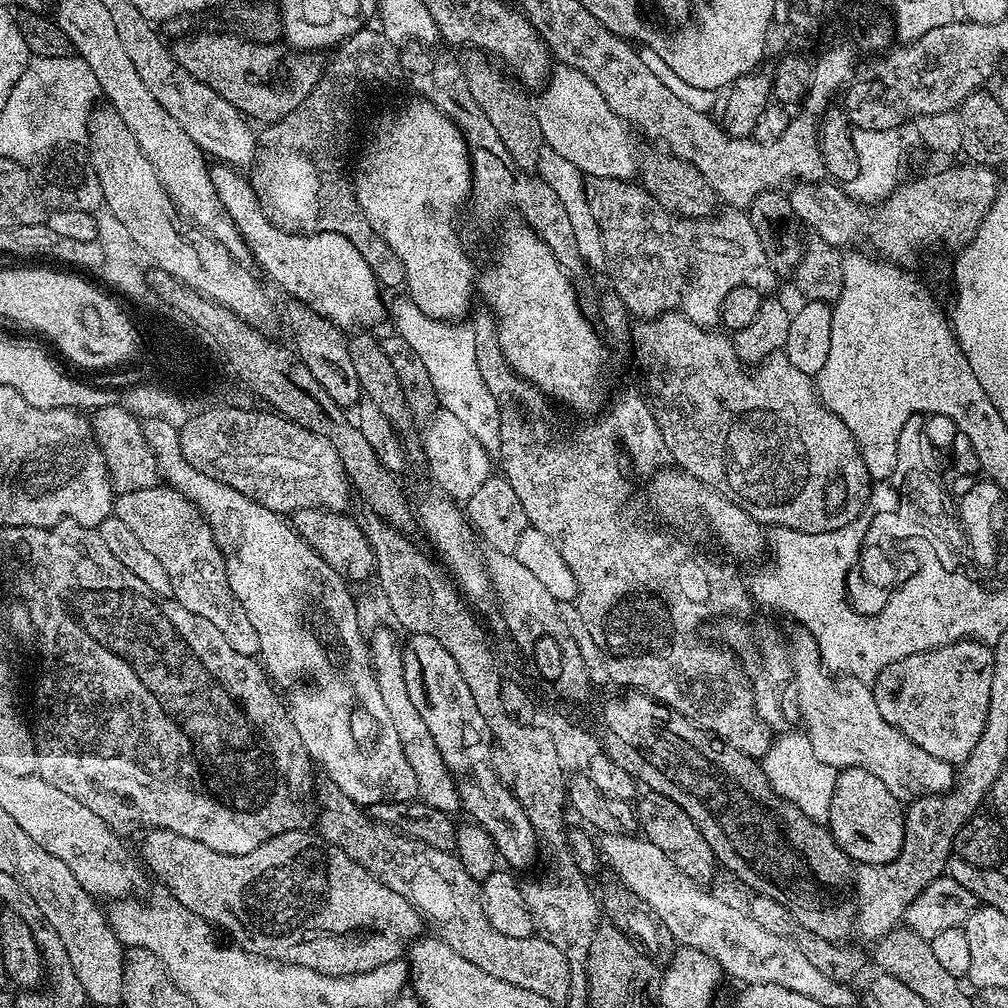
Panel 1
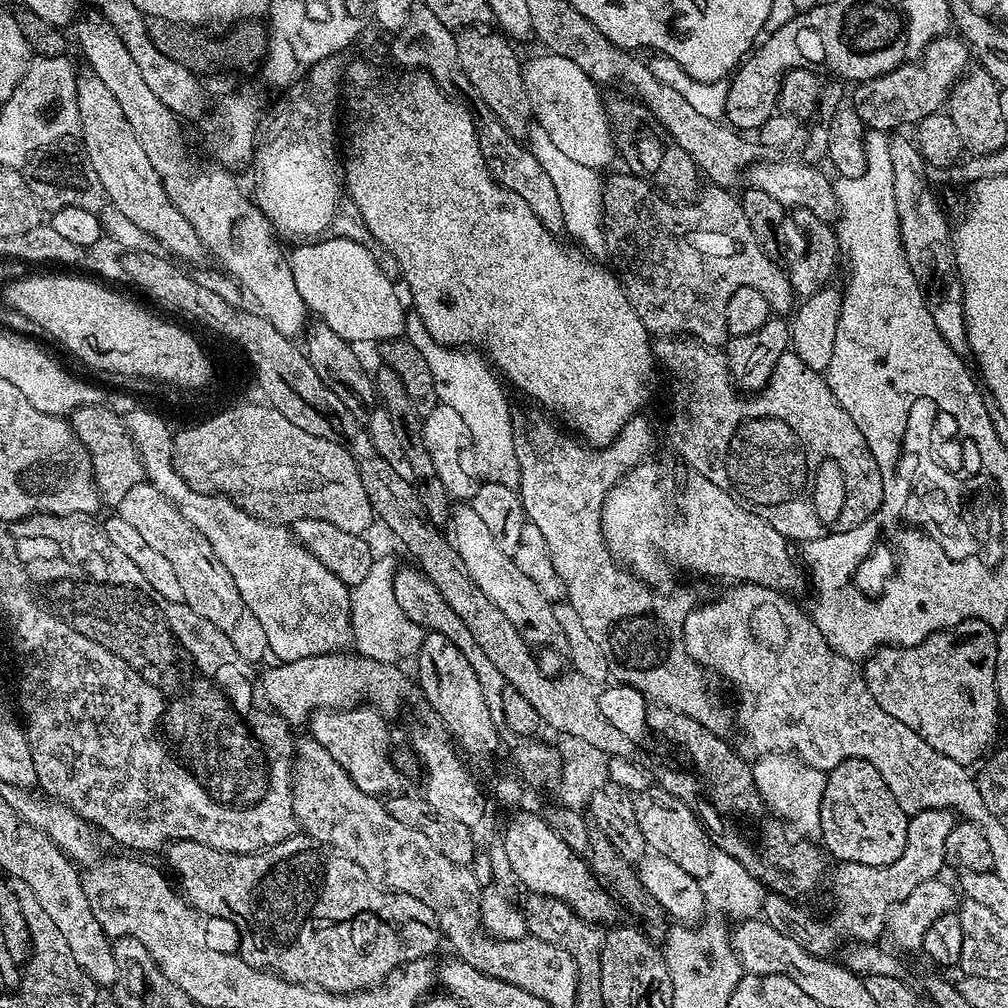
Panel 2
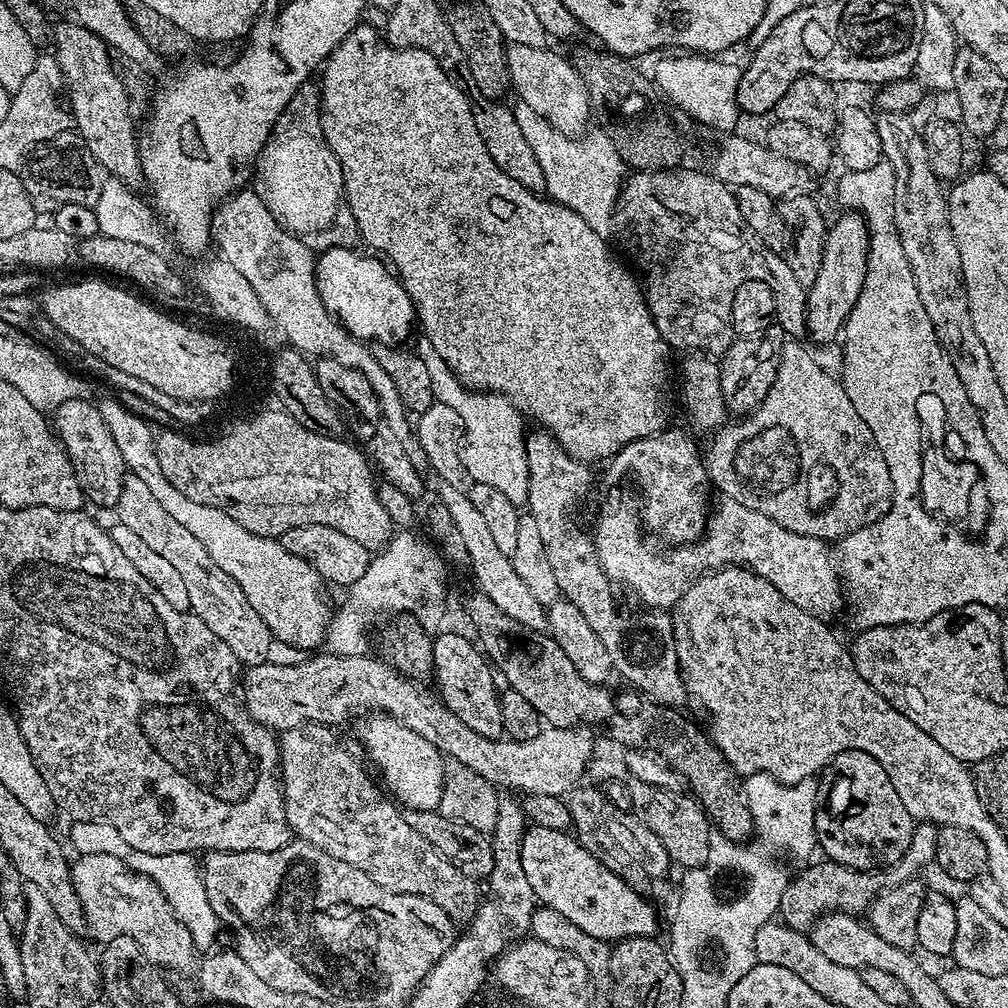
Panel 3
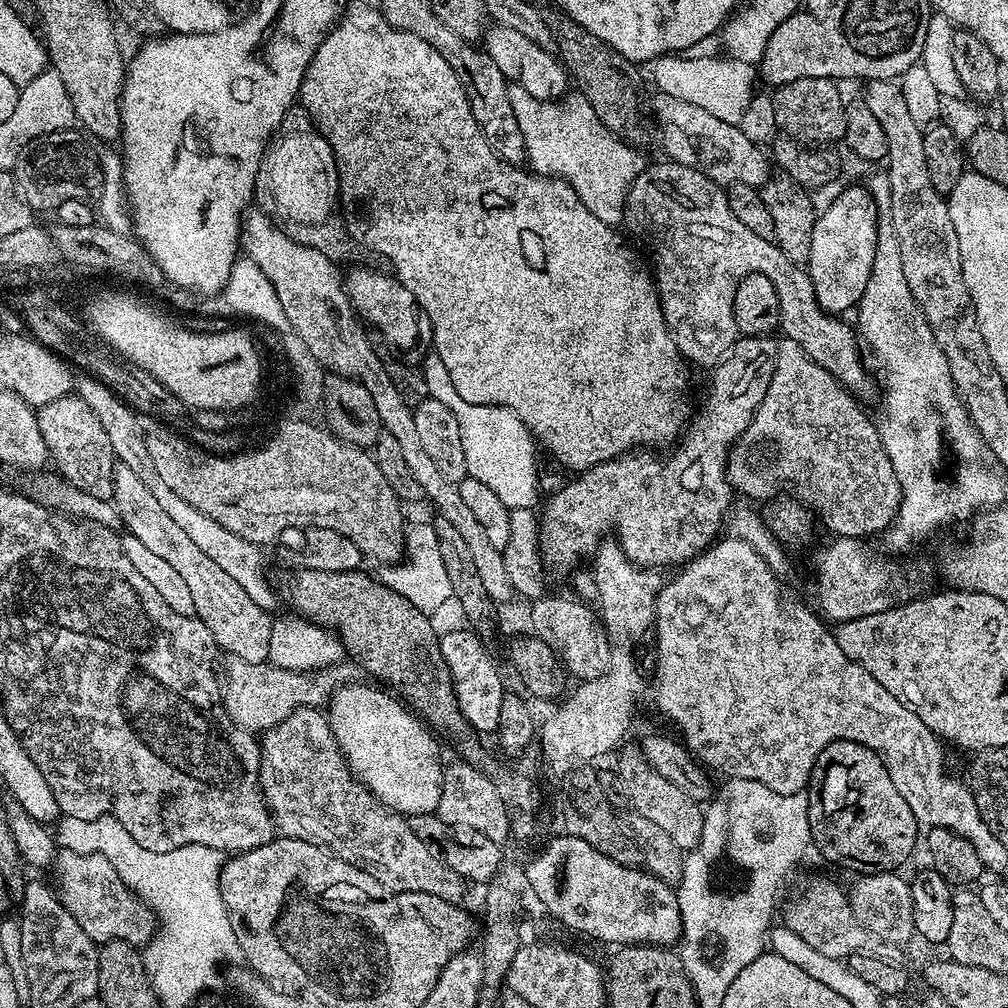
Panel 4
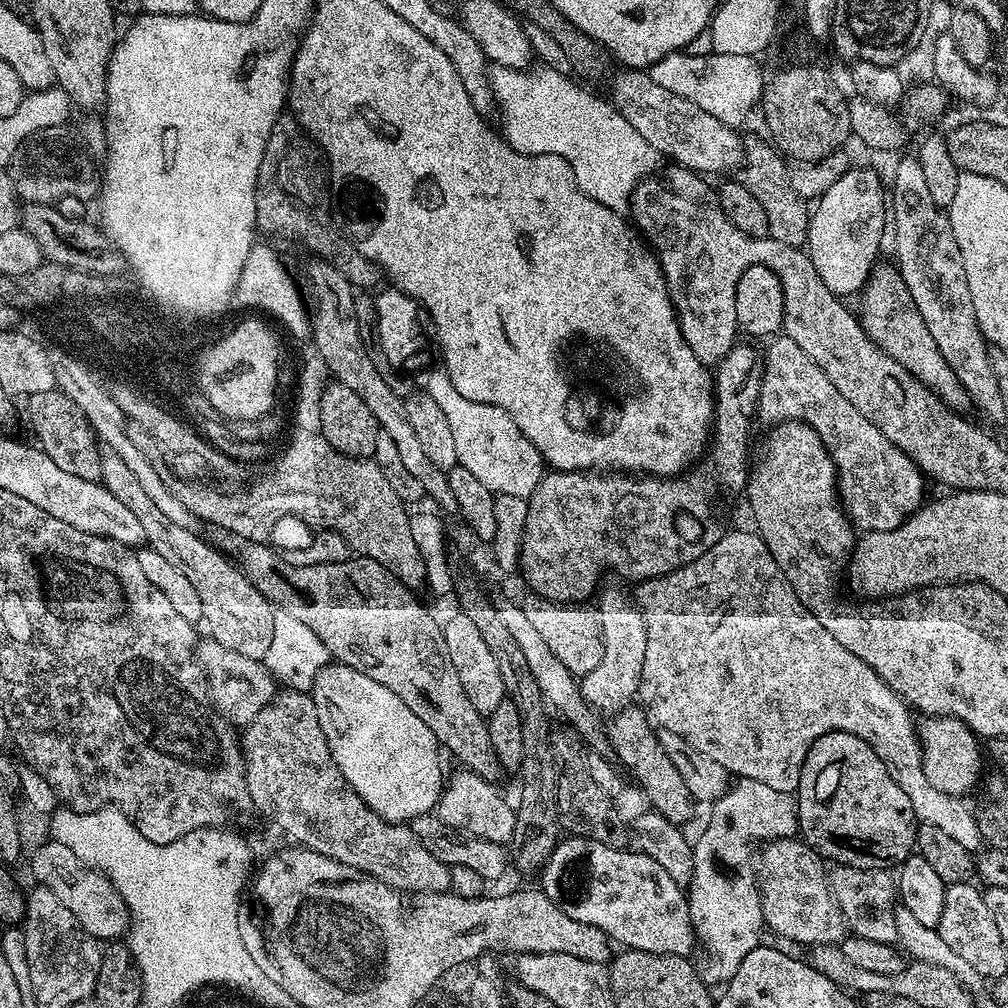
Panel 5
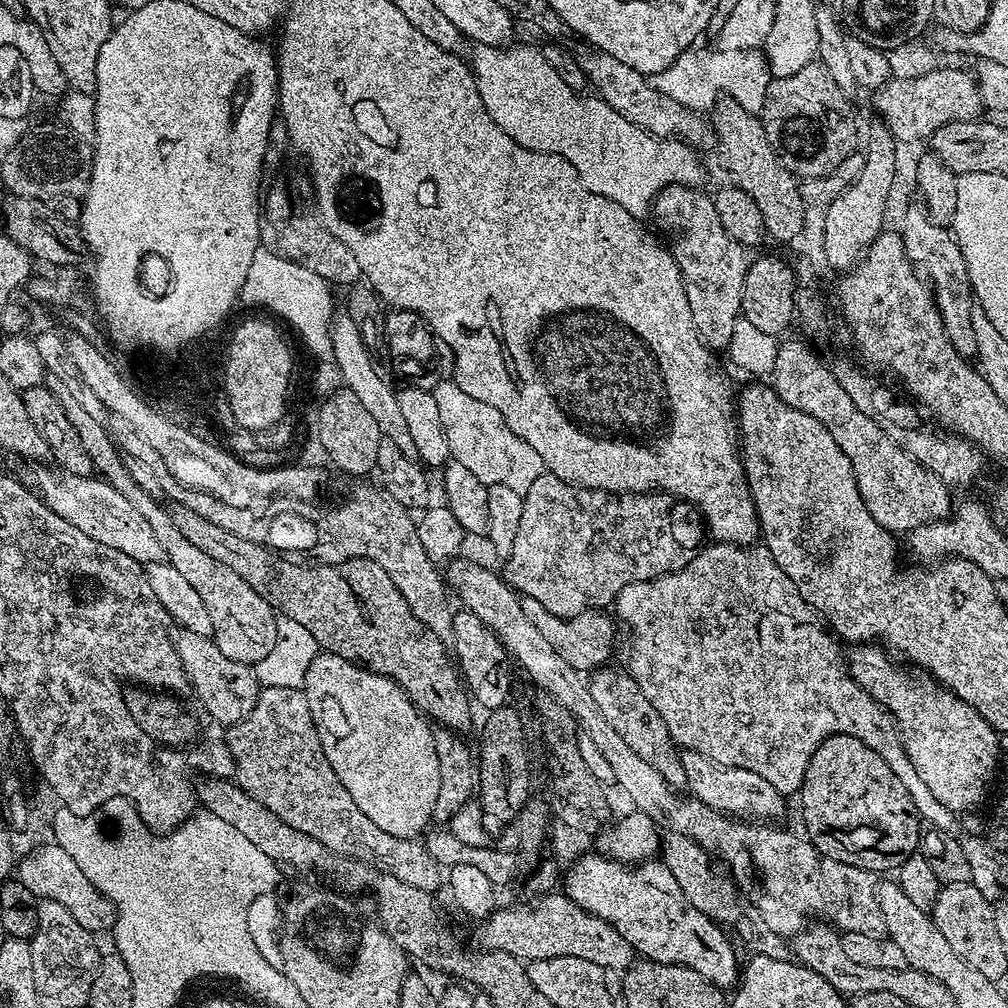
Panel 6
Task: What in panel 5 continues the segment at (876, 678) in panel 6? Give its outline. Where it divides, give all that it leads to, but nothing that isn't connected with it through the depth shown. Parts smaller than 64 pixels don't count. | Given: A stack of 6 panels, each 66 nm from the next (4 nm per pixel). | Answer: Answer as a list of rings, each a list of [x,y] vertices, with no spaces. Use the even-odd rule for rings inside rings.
[[[924,716],[918,724],[918,735],[926,778],[930,778],[930,786],[934,786],[934,790],[942,790],[942,794],[947,796],[964,798],[972,787],[975,789],[981,783],[982,740],[961,720],[953,716]]]

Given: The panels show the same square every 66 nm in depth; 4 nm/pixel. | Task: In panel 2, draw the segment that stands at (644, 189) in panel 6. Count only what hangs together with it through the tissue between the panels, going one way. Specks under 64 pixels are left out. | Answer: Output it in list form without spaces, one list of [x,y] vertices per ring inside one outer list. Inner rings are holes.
[[[532,122],[528,126],[526,144],[538,158],[542,170],[550,174],[550,182],[554,182],[554,190],[558,190],[558,202],[562,202],[562,214],[564,215],[564,227],[566,232],[570,232],[575,238],[575,243],[581,249],[590,253],[593,257],[600,258],[605,255],[604,246],[604,186],[602,176],[599,171],[590,166],[582,166],[582,162],[574,162],[571,158],[566,158],[554,142],[550,142],[550,134],[542,130],[542,126]]]

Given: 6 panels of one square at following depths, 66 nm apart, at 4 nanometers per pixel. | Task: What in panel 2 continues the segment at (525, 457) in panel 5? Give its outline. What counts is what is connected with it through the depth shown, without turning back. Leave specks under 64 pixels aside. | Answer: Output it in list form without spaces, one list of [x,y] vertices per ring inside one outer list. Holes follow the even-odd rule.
[[[415,314],[407,317],[406,339],[418,354],[422,354],[422,358],[426,358],[426,366],[434,378],[437,401],[446,406],[454,406],[454,411],[460,415],[462,422],[466,422],[470,452],[471,455],[476,455],[475,471],[479,479],[489,484],[519,489],[520,471],[518,454],[514,454],[512,429],[514,412],[513,409],[508,409],[508,400],[500,389],[501,381],[497,373],[489,367],[479,351],[440,344]]]

